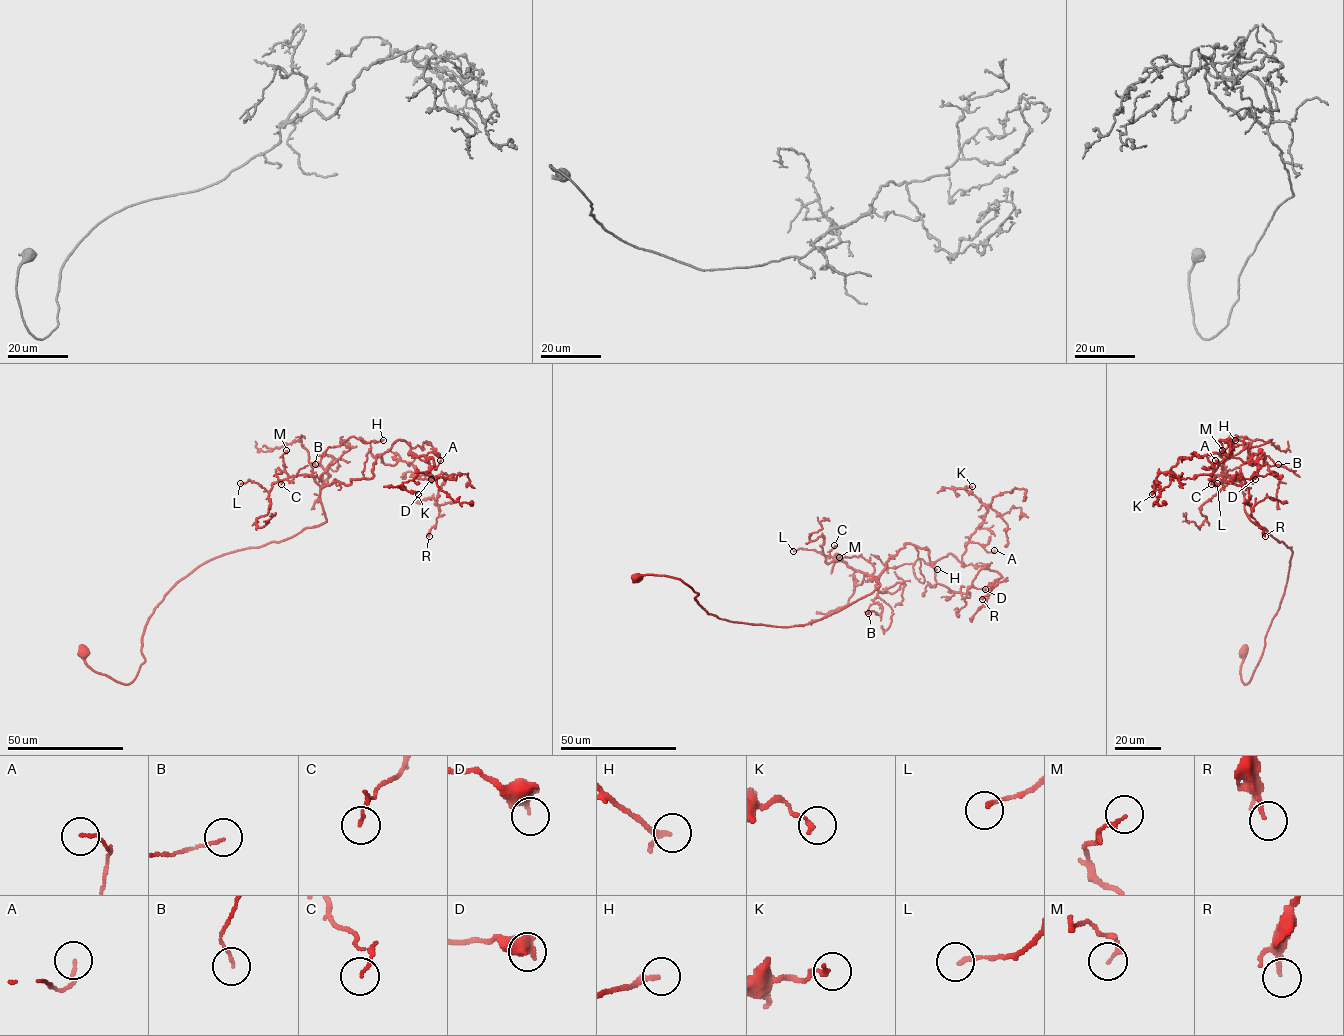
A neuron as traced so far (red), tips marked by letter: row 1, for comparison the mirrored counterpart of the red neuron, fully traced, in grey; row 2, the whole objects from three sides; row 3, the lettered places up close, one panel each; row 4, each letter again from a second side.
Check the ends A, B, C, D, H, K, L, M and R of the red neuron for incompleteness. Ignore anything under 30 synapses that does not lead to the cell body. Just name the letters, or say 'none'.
H

